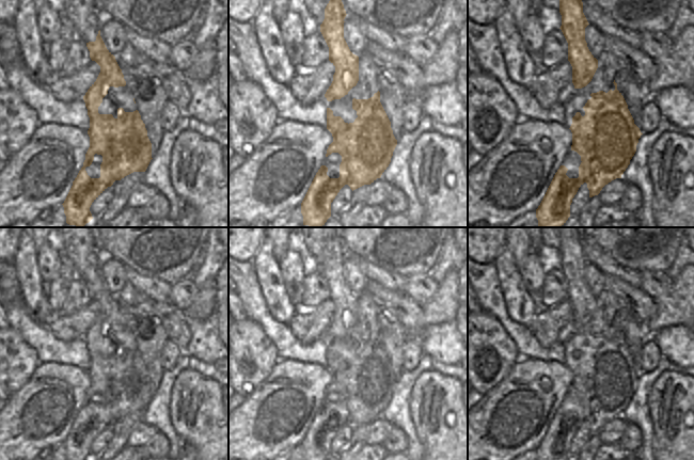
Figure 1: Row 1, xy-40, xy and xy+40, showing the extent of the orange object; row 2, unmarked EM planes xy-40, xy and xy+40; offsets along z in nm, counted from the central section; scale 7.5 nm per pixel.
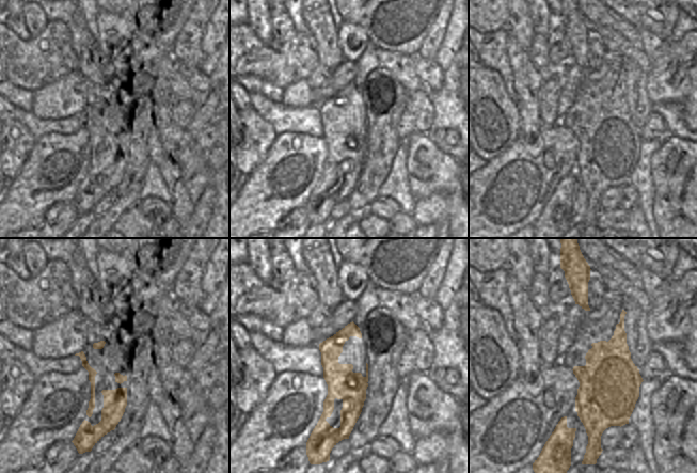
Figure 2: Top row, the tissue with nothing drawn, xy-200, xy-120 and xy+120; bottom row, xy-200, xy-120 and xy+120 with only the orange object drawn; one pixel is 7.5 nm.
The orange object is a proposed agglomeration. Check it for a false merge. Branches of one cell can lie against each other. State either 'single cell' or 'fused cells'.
fused cells

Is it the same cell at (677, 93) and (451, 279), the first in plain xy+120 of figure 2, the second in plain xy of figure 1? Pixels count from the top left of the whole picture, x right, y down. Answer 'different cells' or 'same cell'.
same cell

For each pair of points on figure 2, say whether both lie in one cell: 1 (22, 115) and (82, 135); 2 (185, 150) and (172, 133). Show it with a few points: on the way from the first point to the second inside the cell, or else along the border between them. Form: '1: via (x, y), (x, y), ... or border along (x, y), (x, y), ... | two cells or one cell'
1: border along (82, 127), (69, 135), (50, 133) | two cells
2: via (180, 145), (174, 138) | one cell

